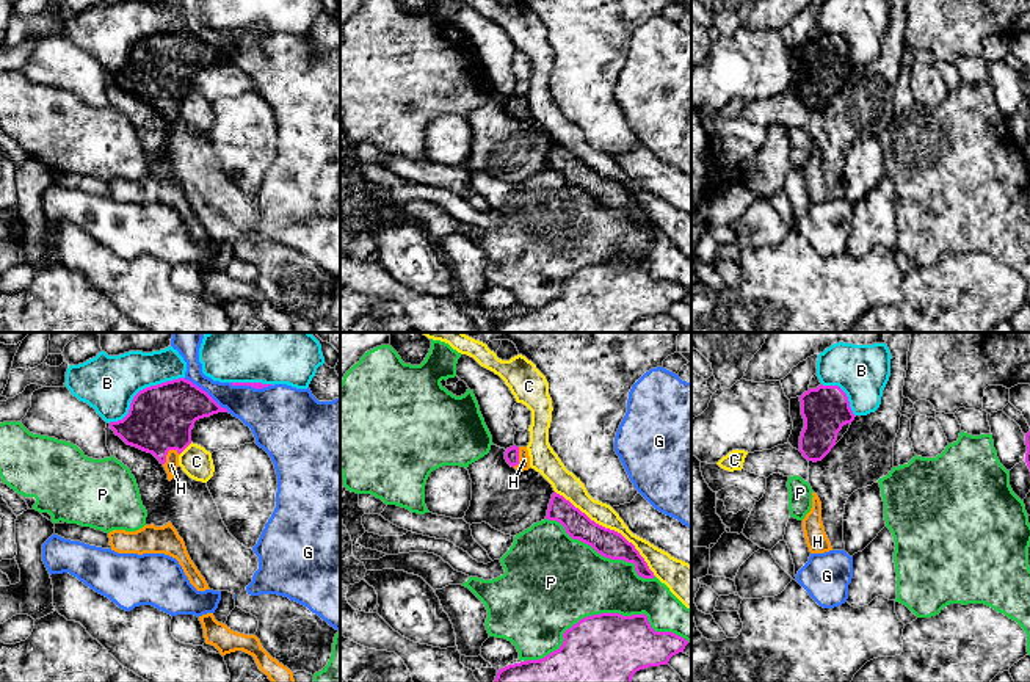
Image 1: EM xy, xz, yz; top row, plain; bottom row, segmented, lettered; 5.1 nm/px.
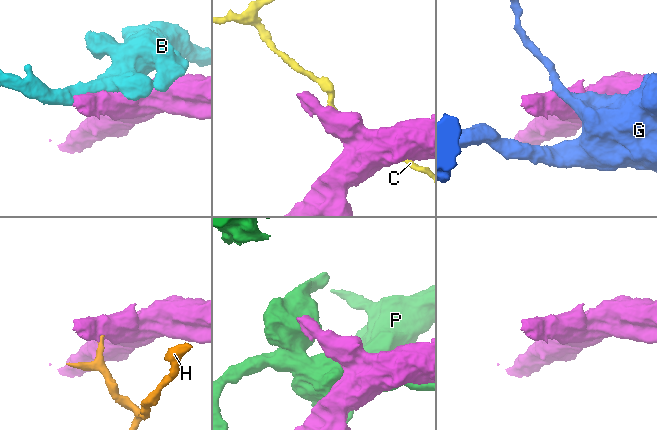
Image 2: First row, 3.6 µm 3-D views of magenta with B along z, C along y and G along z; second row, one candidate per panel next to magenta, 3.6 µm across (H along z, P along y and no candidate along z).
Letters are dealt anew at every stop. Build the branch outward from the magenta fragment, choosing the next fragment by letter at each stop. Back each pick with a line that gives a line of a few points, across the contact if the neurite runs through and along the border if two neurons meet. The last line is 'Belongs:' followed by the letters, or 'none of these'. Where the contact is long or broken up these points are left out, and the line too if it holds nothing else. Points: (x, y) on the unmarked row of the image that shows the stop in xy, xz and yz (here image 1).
H: xy (160, 66), (166, 82), (166, 102), (171, 113)
Belongs: H

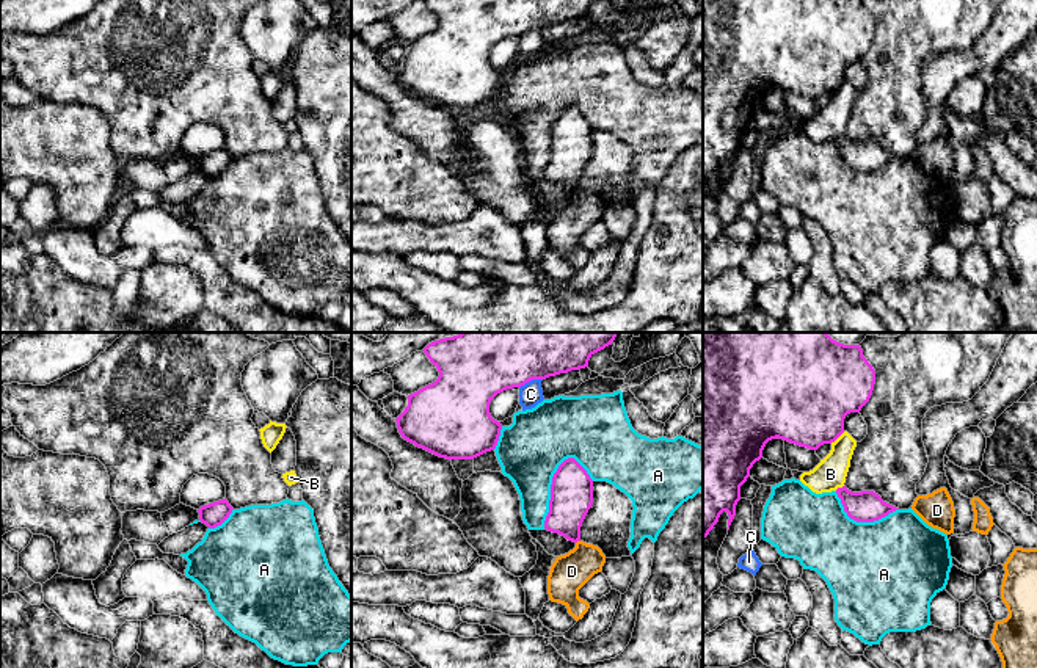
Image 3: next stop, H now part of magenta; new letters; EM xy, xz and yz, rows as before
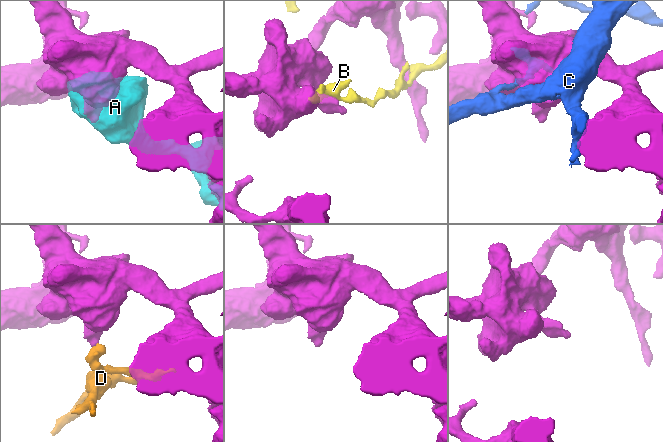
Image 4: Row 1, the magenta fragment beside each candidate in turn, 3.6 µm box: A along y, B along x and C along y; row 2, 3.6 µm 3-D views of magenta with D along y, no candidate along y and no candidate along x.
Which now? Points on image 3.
Belongs: none of these

